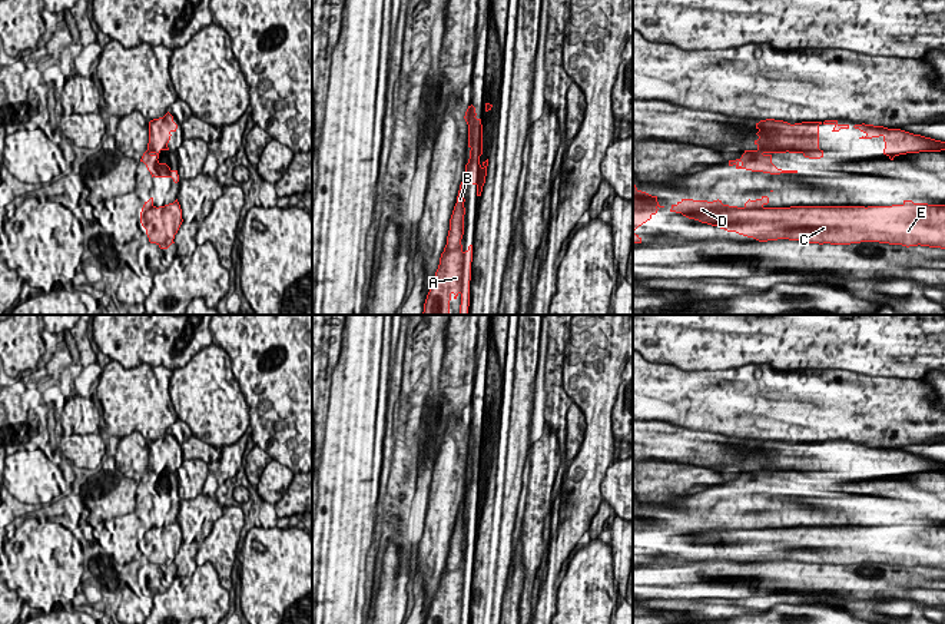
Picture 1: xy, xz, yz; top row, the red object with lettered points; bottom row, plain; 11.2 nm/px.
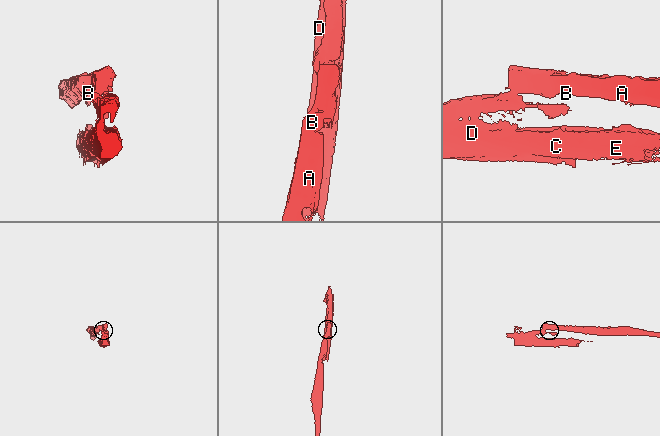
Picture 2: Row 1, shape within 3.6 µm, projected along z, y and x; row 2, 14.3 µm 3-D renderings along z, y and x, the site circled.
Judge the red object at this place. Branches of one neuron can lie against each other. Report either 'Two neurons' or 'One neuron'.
Two neurons

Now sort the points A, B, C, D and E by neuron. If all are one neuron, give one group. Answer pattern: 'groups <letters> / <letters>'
groups A B / C D E

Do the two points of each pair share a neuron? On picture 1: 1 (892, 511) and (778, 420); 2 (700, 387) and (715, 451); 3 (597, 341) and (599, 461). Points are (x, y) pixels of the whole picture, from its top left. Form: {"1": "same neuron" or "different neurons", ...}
{"1": "different neurons", "2": "different neurons", "3": "same neuron"}

